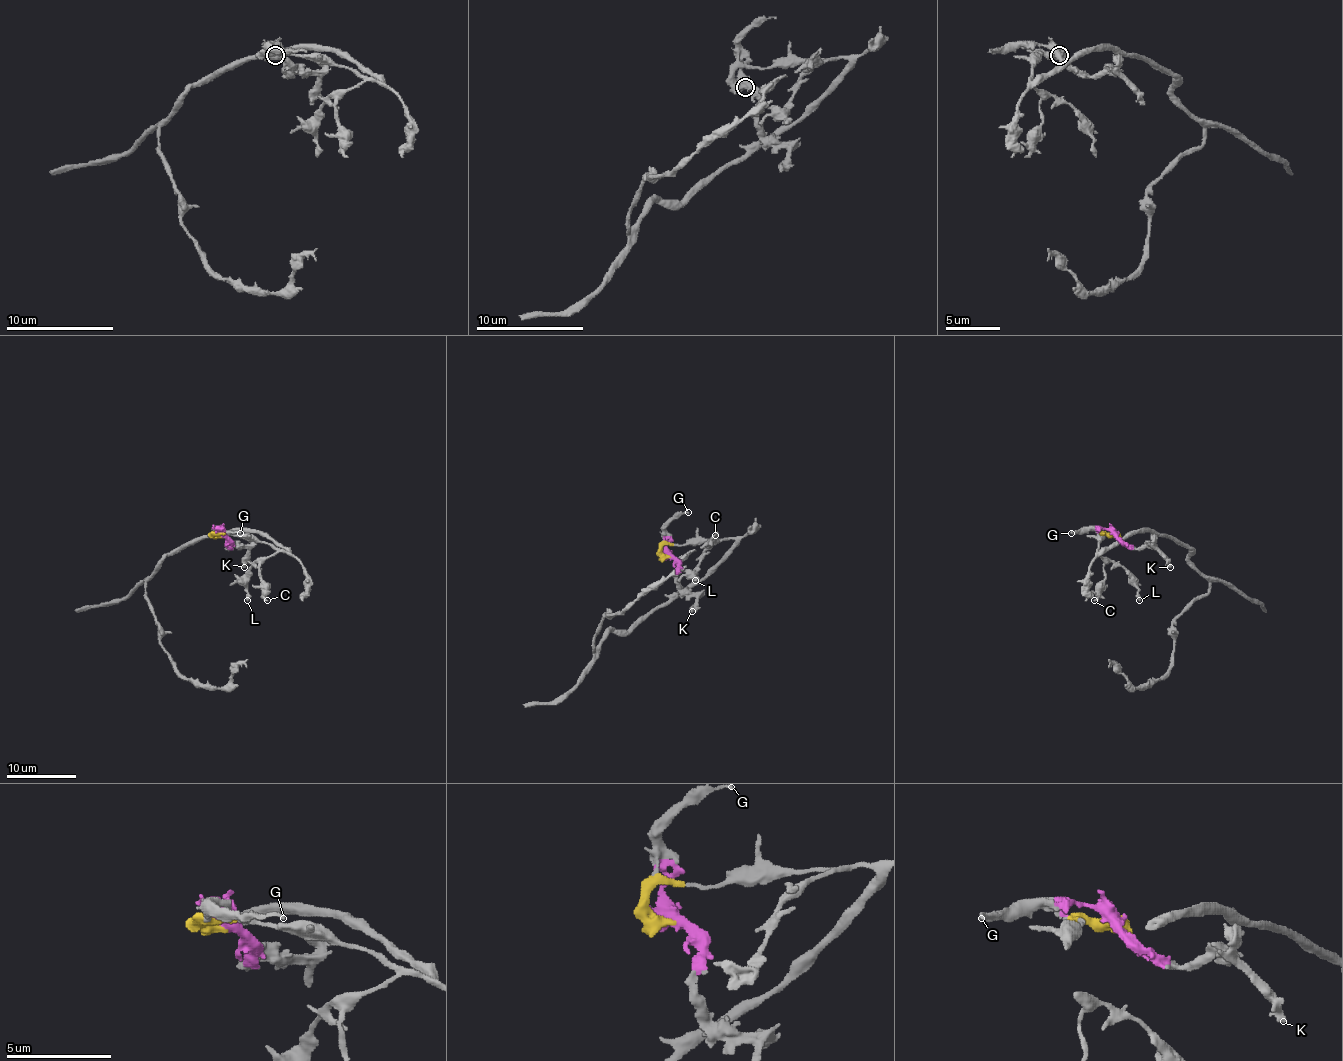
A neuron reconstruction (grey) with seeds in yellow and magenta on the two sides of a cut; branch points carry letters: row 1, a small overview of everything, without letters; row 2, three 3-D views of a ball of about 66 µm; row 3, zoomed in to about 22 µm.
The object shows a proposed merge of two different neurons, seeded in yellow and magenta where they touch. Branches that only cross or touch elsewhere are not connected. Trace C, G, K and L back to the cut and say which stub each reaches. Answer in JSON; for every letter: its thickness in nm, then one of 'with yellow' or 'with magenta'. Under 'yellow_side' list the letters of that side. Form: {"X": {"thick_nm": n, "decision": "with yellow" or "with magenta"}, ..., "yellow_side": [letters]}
{"C": {"thick_nm": 160, "decision": "with yellow"}, "G": {"thick_nm": 110, "decision": "with magenta"}, "K": {"thick_nm": 400, "decision": "with magenta"}, "L": {"thick_nm": 320, "decision": "with yellow"}, "yellow_side": ["C", "L"]}

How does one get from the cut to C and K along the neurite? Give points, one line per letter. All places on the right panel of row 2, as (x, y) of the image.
C: (1117, 535), (1103, 533), (1099, 542), (1097, 551), (1104, 563), (1104, 589), (1094, 601)
K: (1117, 535), (1142, 549), (1148, 545), (1156, 547), (1170, 566)

